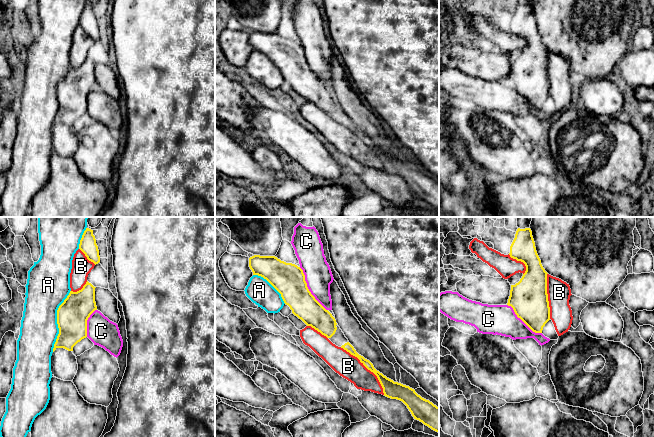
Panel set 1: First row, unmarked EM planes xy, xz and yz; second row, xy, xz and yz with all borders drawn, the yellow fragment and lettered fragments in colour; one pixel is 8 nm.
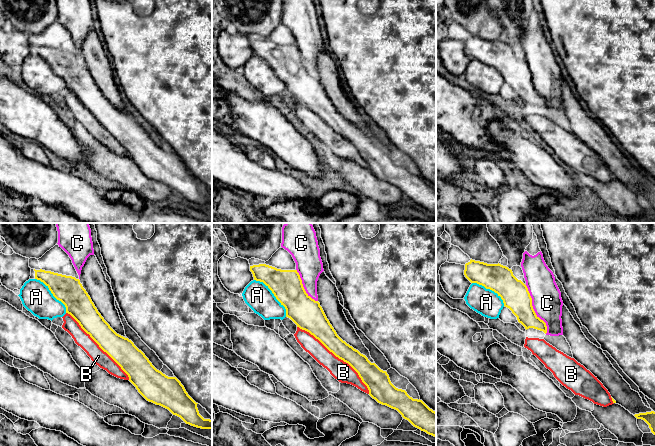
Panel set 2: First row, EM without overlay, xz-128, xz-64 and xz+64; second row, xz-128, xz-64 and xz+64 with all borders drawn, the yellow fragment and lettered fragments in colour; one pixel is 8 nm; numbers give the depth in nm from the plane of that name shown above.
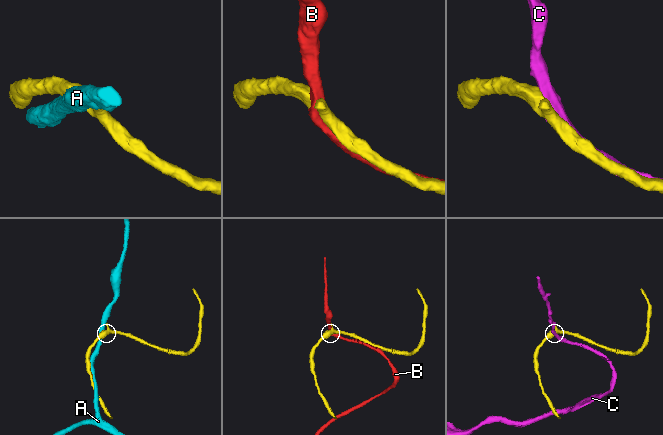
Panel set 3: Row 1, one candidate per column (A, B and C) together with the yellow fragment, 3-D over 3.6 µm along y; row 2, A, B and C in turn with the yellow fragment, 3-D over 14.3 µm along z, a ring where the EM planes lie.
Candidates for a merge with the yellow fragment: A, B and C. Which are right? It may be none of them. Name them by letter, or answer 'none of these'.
none of these

